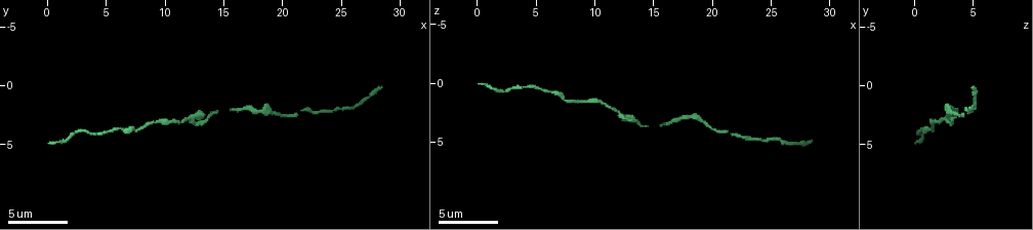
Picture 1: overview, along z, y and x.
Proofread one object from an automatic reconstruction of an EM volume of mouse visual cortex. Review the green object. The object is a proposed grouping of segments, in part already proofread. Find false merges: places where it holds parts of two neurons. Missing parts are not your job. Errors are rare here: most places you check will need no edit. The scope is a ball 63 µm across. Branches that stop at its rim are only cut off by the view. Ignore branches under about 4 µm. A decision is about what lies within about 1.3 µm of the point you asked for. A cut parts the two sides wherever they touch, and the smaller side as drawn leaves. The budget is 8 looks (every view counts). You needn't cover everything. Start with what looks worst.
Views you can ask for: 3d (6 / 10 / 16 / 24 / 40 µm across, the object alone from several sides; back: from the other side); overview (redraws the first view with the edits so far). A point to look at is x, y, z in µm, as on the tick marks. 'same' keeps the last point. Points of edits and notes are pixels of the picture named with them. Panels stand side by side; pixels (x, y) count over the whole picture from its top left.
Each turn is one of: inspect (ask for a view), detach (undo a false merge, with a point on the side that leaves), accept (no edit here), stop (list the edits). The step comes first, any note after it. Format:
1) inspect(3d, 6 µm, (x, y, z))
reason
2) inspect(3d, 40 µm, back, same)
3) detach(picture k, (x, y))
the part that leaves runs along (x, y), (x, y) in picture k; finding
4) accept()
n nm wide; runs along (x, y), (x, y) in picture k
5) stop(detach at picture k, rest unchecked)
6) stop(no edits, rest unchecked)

inspect(3d, 10 µm, (19.6, 2.4, 3.2))
calibre changes

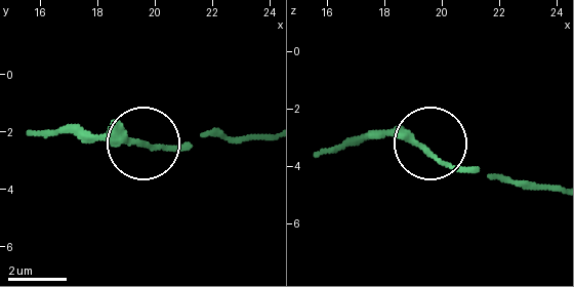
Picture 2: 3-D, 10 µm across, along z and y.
inspect(3d, 6 µm, (19.5, 2.5, 3.4))

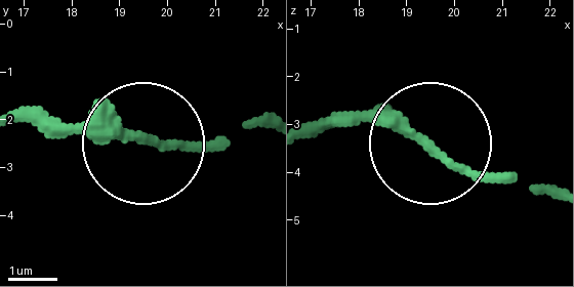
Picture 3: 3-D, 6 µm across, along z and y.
accept()
240 nm wide; runs along (18, 115), (140, 139), (263, 127) in picture 3; one neuron here

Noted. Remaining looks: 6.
inspect(3d, 6 µm, (23.8, 2.4, 4.6))
thin neck

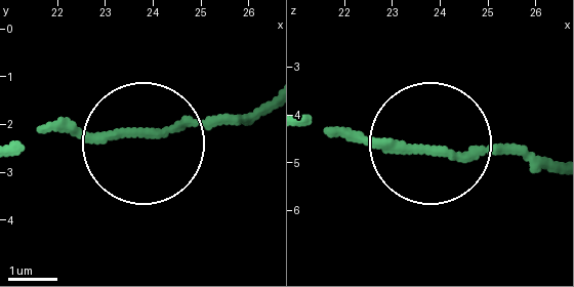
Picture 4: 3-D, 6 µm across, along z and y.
accept()
160 nm wide; runs along (21, 140), (168, 132), (261, 112) in picture 4; all the same neuron

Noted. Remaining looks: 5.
inspect(3d, 10 µm, (13.8, 2.4, 3.6))

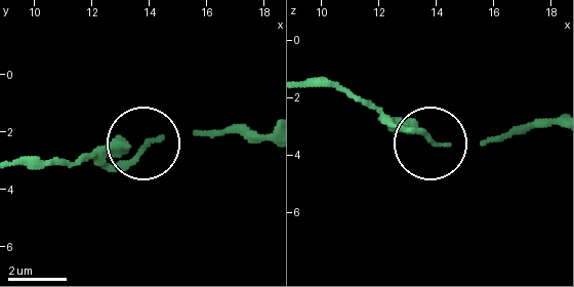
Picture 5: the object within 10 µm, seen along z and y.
accept()
side arm 17 µm; runs along (436, 142), (501, 142) in picture 5; continuous, no second neuron

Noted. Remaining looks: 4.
inspect(3d, 16 µm, (5.8, 3.8, 0.6))

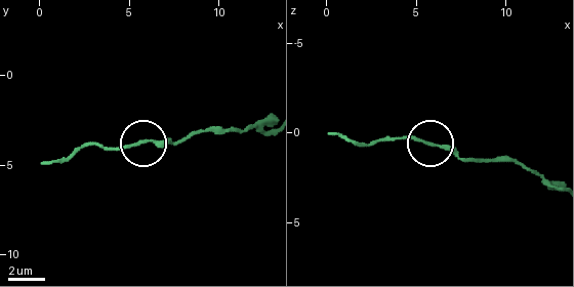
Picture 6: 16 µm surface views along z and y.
accept()
160 nm wide; runs along (269, 123), (195, 132), (172, 141), (100, 146) in picture 6; one neuron here

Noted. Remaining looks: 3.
stop(no edits, rest unchecked)

